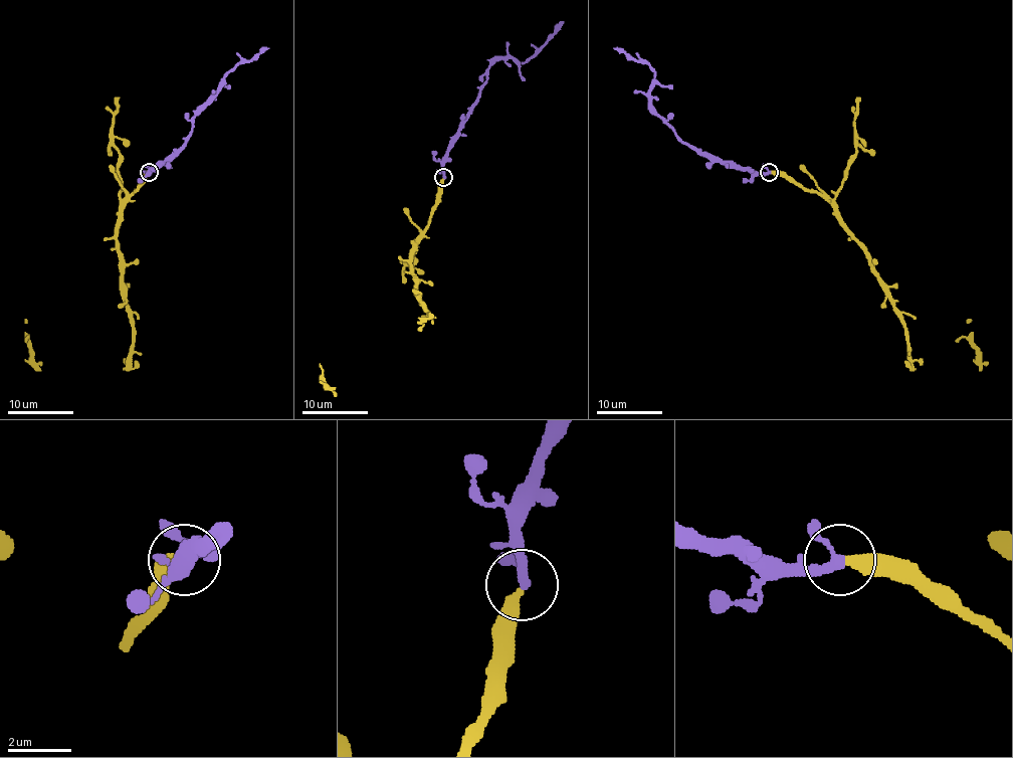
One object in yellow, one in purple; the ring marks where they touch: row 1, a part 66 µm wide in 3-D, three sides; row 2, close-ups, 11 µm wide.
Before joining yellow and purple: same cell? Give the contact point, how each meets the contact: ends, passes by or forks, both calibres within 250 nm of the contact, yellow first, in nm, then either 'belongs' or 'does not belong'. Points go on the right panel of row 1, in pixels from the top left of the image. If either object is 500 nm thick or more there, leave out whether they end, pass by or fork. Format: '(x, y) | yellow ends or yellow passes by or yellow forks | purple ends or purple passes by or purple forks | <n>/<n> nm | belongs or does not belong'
(769, 172) | yellow ends | purple passes by | 400/240 nm | belongs

